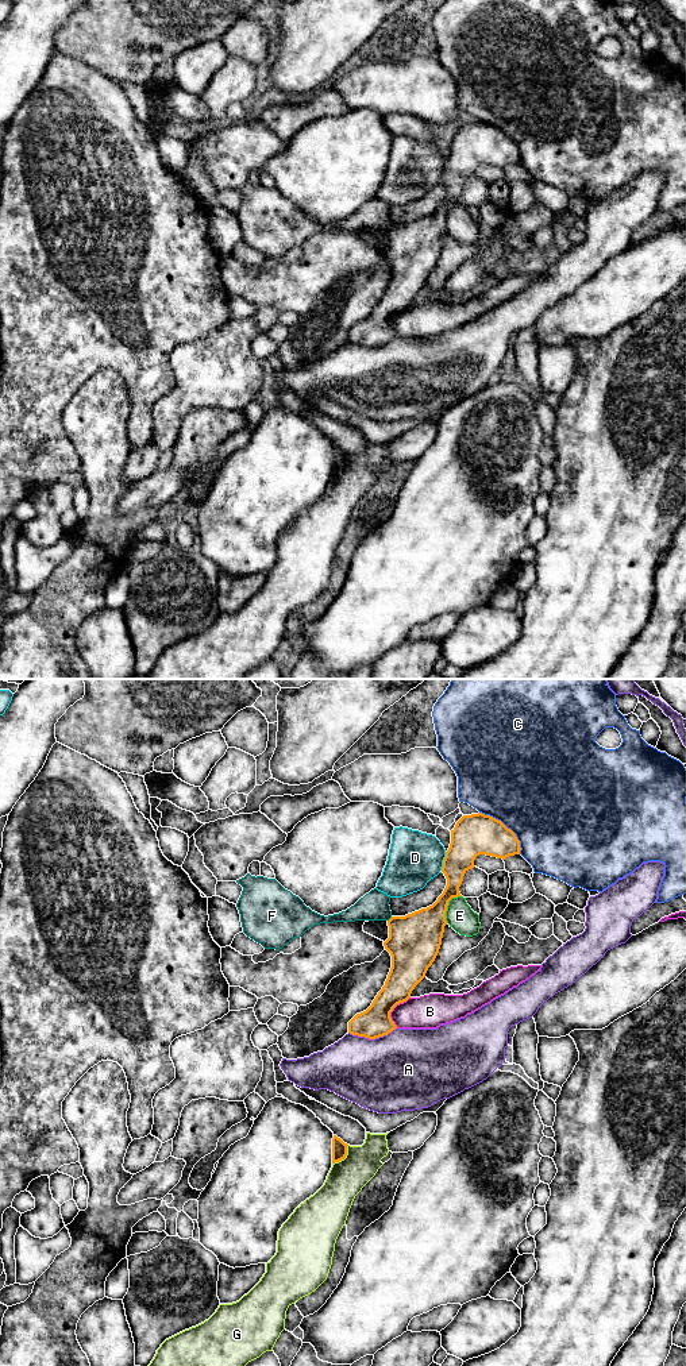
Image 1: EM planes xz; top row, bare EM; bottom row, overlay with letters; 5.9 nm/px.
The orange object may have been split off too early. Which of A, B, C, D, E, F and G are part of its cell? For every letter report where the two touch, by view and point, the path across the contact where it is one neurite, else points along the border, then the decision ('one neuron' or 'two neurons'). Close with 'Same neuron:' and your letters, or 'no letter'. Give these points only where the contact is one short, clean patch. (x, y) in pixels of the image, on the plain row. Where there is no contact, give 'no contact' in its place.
A: xz (372, 347) | two neurons
B: xz (392, 319) | two neurons
C: xz (505, 135) | two neurons
D: xz (443, 170) | two neurons
E: xz (447, 213) | two neurons
F: xz (389, 228) | along xz (392, 226), (388, 230) | two neurons
G: xz (345, 466) | two neurons
Same neuron: no letter

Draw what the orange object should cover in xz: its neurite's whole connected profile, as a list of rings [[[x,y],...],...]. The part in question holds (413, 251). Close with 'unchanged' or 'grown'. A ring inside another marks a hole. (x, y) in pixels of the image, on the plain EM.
[[[463,124],[456,131],[442,175],[447,188],[443,202],[427,217],[388,229],[389,247],[384,255],[392,265],[390,281],[371,315],[348,331],[350,343],[375,348],[397,337],[390,321],[411,306],[435,270],[447,234],[448,211],[462,205],[459,196],[465,182],[474,177],[475,166],[486,163],[505,169],[520,159],[516,143],[490,124]]]; unchanged

